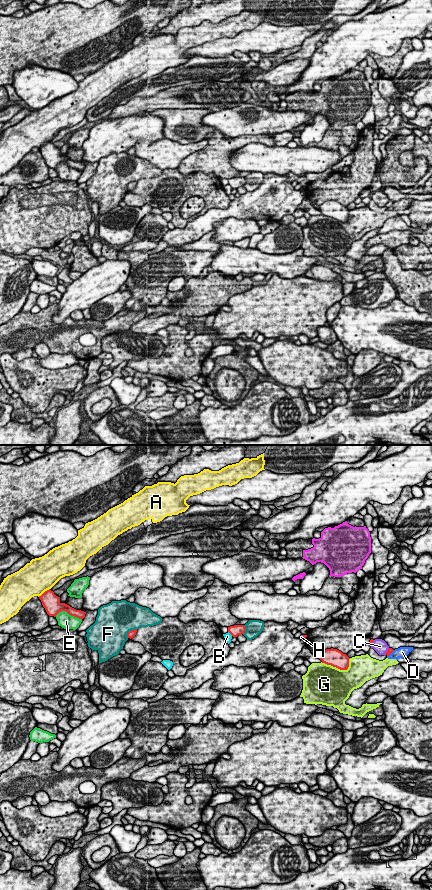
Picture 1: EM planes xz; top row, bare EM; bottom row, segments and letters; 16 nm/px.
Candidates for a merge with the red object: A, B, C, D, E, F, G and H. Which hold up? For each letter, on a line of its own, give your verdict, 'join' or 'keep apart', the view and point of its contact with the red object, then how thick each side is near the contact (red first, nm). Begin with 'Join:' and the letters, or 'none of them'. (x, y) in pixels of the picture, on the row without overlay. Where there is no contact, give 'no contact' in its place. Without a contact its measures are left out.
Join: none of them
A: keep apart; contact xz (44, 144); calibres 280 and 500 nm
B: keep apart; contact xz (230, 185); calibres 170 and 120 nm
C: keep apart; contact xz (387, 203); calibres 90 and 220 nm
D: keep apart; contact xz (390, 205); calibres 90 and 190 nm
E: keep apart; contact xz (68, 165); calibres 220 and 240 nm
F: keep apart; contact xz (130, 183); calibres 120 and 480 nm
G: keep apart; contact xz (339, 220); calibres 280 and 480 nm
H: keep apart; contact xz (303, 189); calibres 60 and 60 nm

